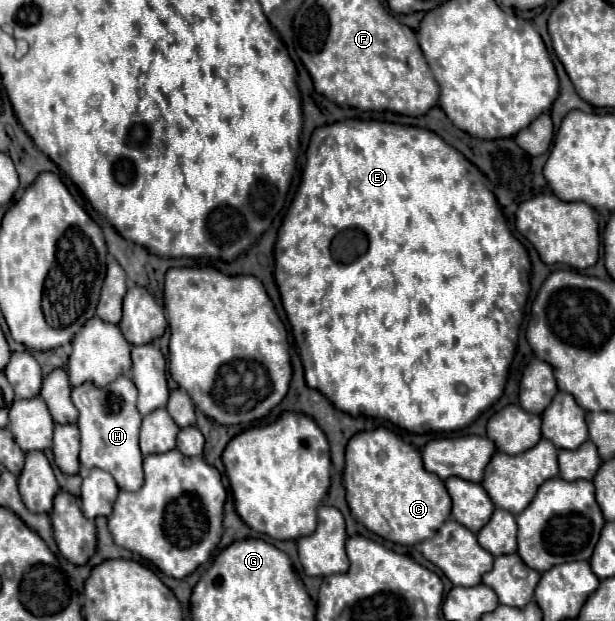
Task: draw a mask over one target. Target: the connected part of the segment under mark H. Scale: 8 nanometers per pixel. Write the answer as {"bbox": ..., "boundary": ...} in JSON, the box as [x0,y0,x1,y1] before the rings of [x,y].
{"bbox":[73,376,143,490],"boundary":[[[119,376],[107,386],[91,386],[91,382],[85,382],[73,388],[73,404],[79,410],[81,466],[109,472],[121,490],[139,490],[143,486],[143,456],[139,450],[141,414],[135,400],[137,390],[127,376]]]}

